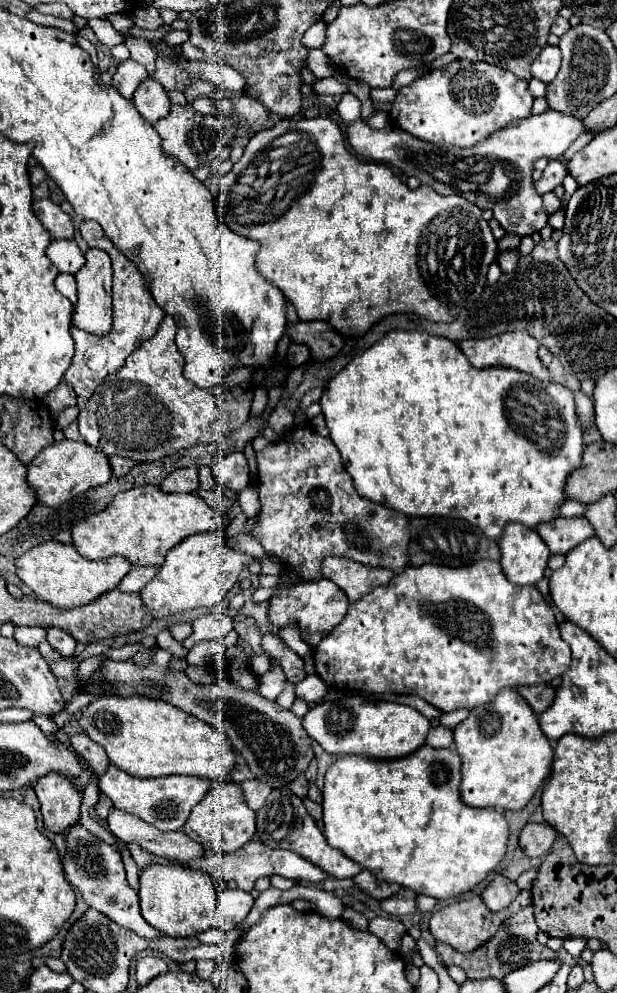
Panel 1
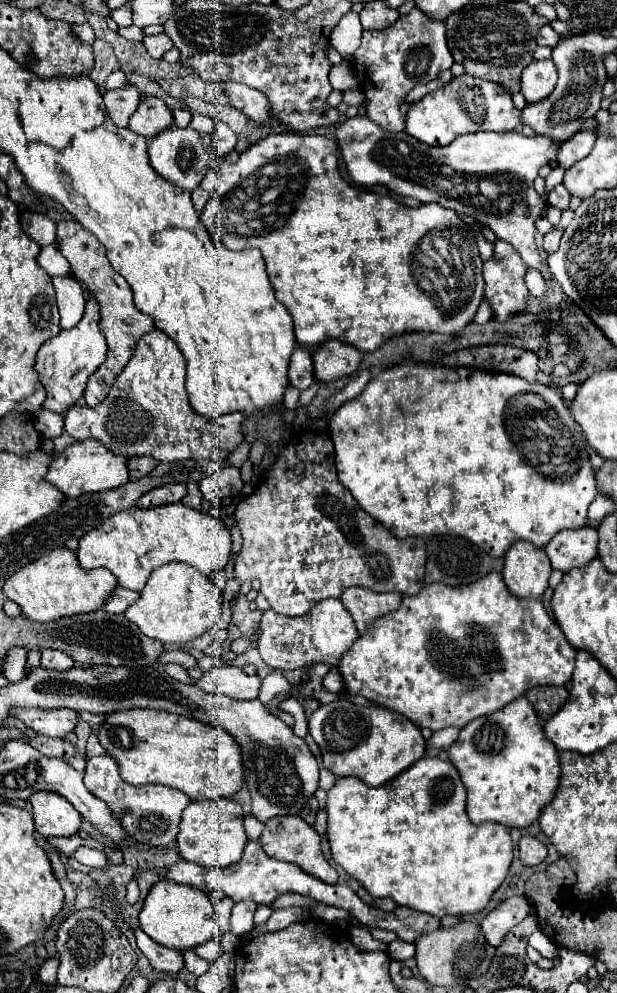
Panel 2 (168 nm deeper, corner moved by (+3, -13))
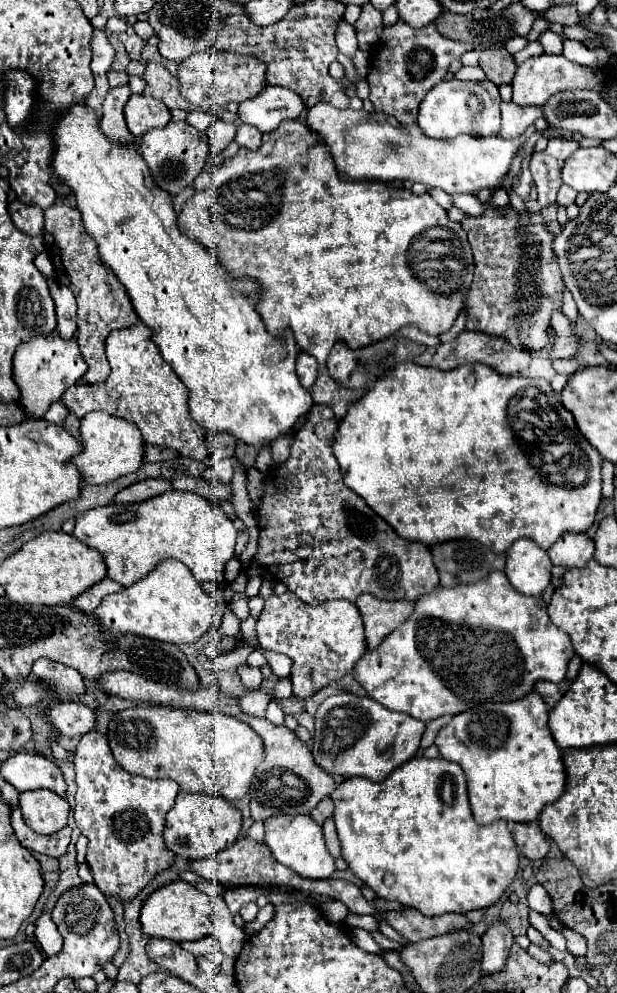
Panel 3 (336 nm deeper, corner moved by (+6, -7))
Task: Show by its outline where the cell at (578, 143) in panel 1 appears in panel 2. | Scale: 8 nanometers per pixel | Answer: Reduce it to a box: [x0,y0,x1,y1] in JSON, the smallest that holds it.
[545,167,566,194]

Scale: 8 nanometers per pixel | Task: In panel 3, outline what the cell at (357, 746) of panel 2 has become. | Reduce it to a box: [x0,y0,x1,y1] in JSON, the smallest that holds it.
[312,693,424,781]

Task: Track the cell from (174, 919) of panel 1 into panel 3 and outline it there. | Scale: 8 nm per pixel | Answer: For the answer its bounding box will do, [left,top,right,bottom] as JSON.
[140,881,212,941]

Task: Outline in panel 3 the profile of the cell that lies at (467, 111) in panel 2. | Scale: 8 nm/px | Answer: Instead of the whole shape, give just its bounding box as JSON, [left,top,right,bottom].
[418,81,500,139]

